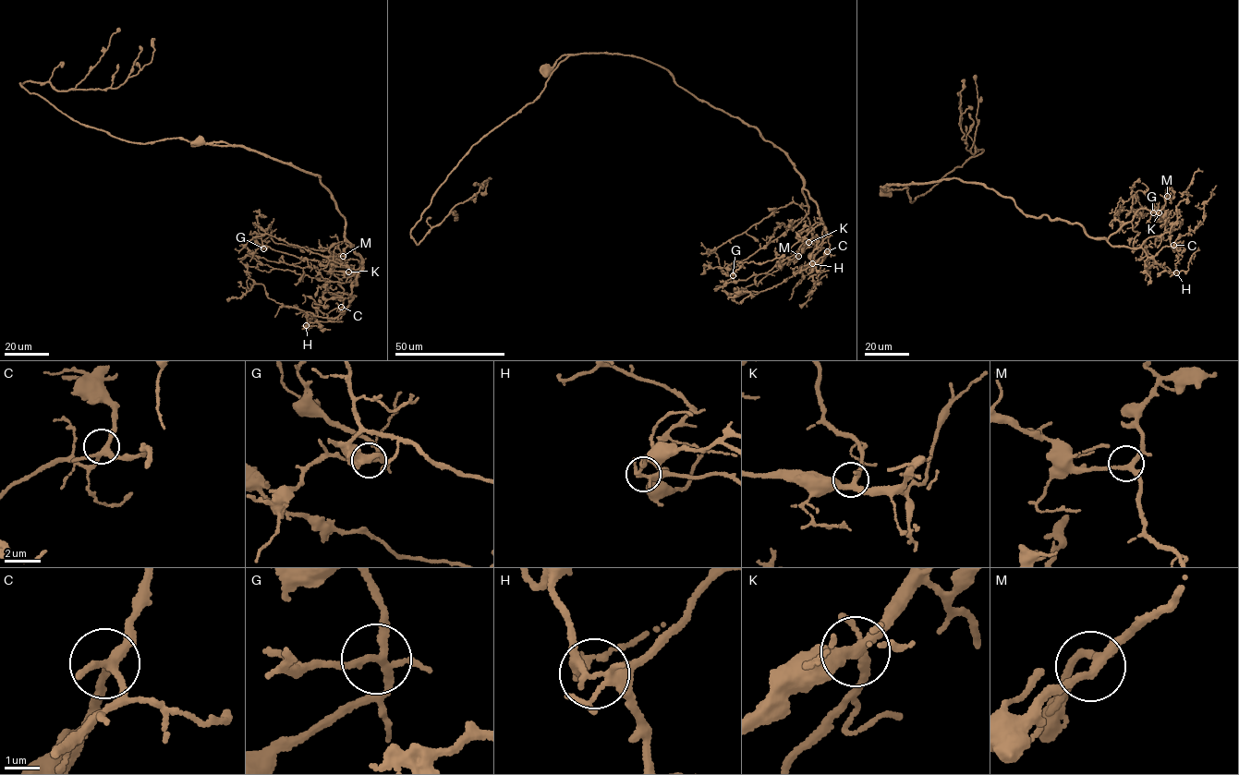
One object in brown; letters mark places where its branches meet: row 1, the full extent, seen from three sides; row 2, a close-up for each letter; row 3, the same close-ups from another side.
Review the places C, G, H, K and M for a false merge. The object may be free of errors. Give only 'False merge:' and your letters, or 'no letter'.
False merge: no letter

